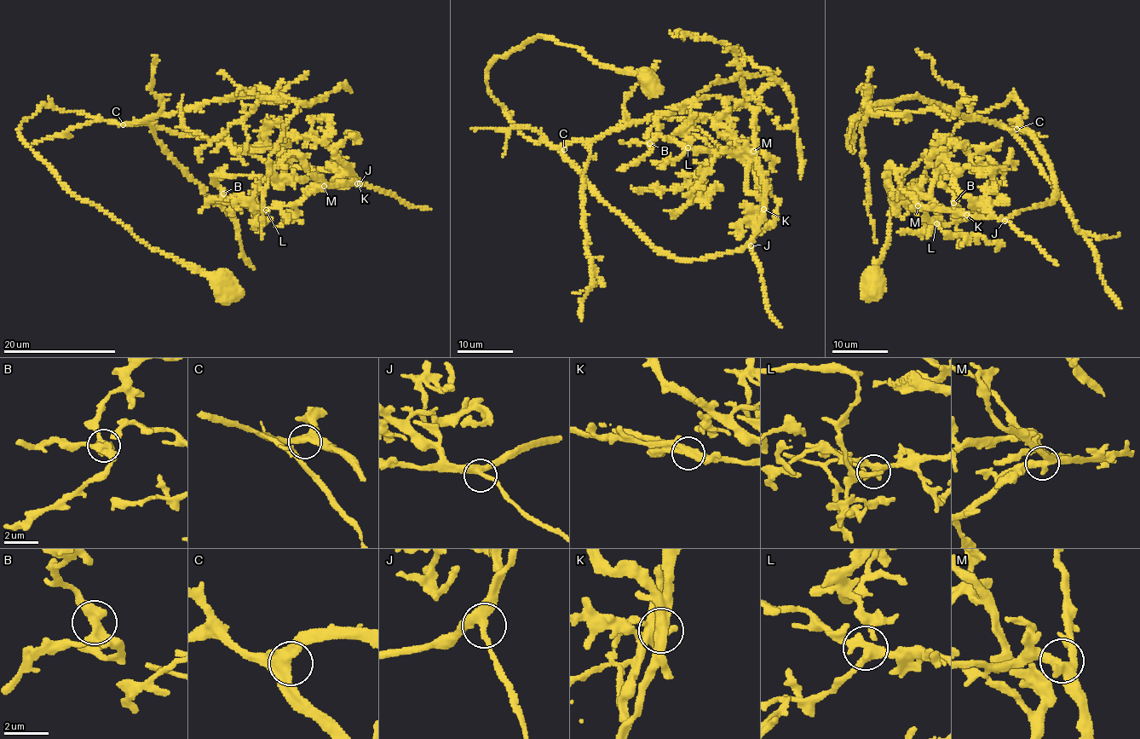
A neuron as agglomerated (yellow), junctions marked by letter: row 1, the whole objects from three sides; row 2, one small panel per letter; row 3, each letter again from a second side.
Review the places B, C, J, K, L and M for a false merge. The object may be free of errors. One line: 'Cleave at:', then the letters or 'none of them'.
Cleave at: K

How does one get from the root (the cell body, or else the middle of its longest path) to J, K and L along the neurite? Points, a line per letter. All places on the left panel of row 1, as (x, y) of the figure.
J: (228, 286), (150, 249), (72, 195), (27, 147), (21, 122), (47, 104), (217, 139), (359, 183)
K: (228, 286), (72, 195), (27, 147), (21, 122), (47, 104), (217, 139), (356, 183)
L: (228, 286), (72, 195), (27, 147), (21, 122), (47, 104), (359, 182), (315, 182), (295, 204), (266, 210)

